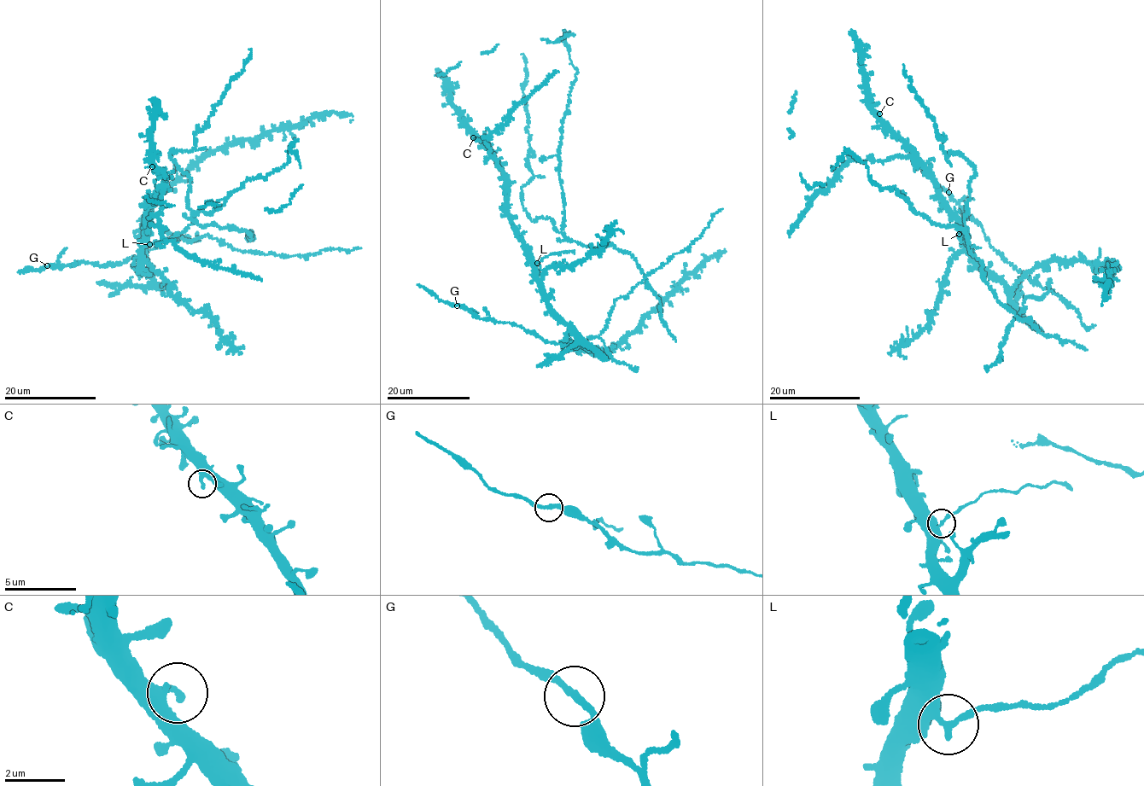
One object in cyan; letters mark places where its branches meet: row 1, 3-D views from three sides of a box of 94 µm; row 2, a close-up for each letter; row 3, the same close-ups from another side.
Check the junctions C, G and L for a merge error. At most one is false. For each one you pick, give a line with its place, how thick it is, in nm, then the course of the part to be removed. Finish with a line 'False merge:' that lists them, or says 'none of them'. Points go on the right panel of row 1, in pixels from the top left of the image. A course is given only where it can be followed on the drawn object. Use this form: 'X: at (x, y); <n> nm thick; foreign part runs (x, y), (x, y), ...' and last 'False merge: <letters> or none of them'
L: at (959, 234); 260 nm thick; foreign part runs (960, 235), (960, 242), (965, 242), (969, 247), (980, 247)
False merge: L

